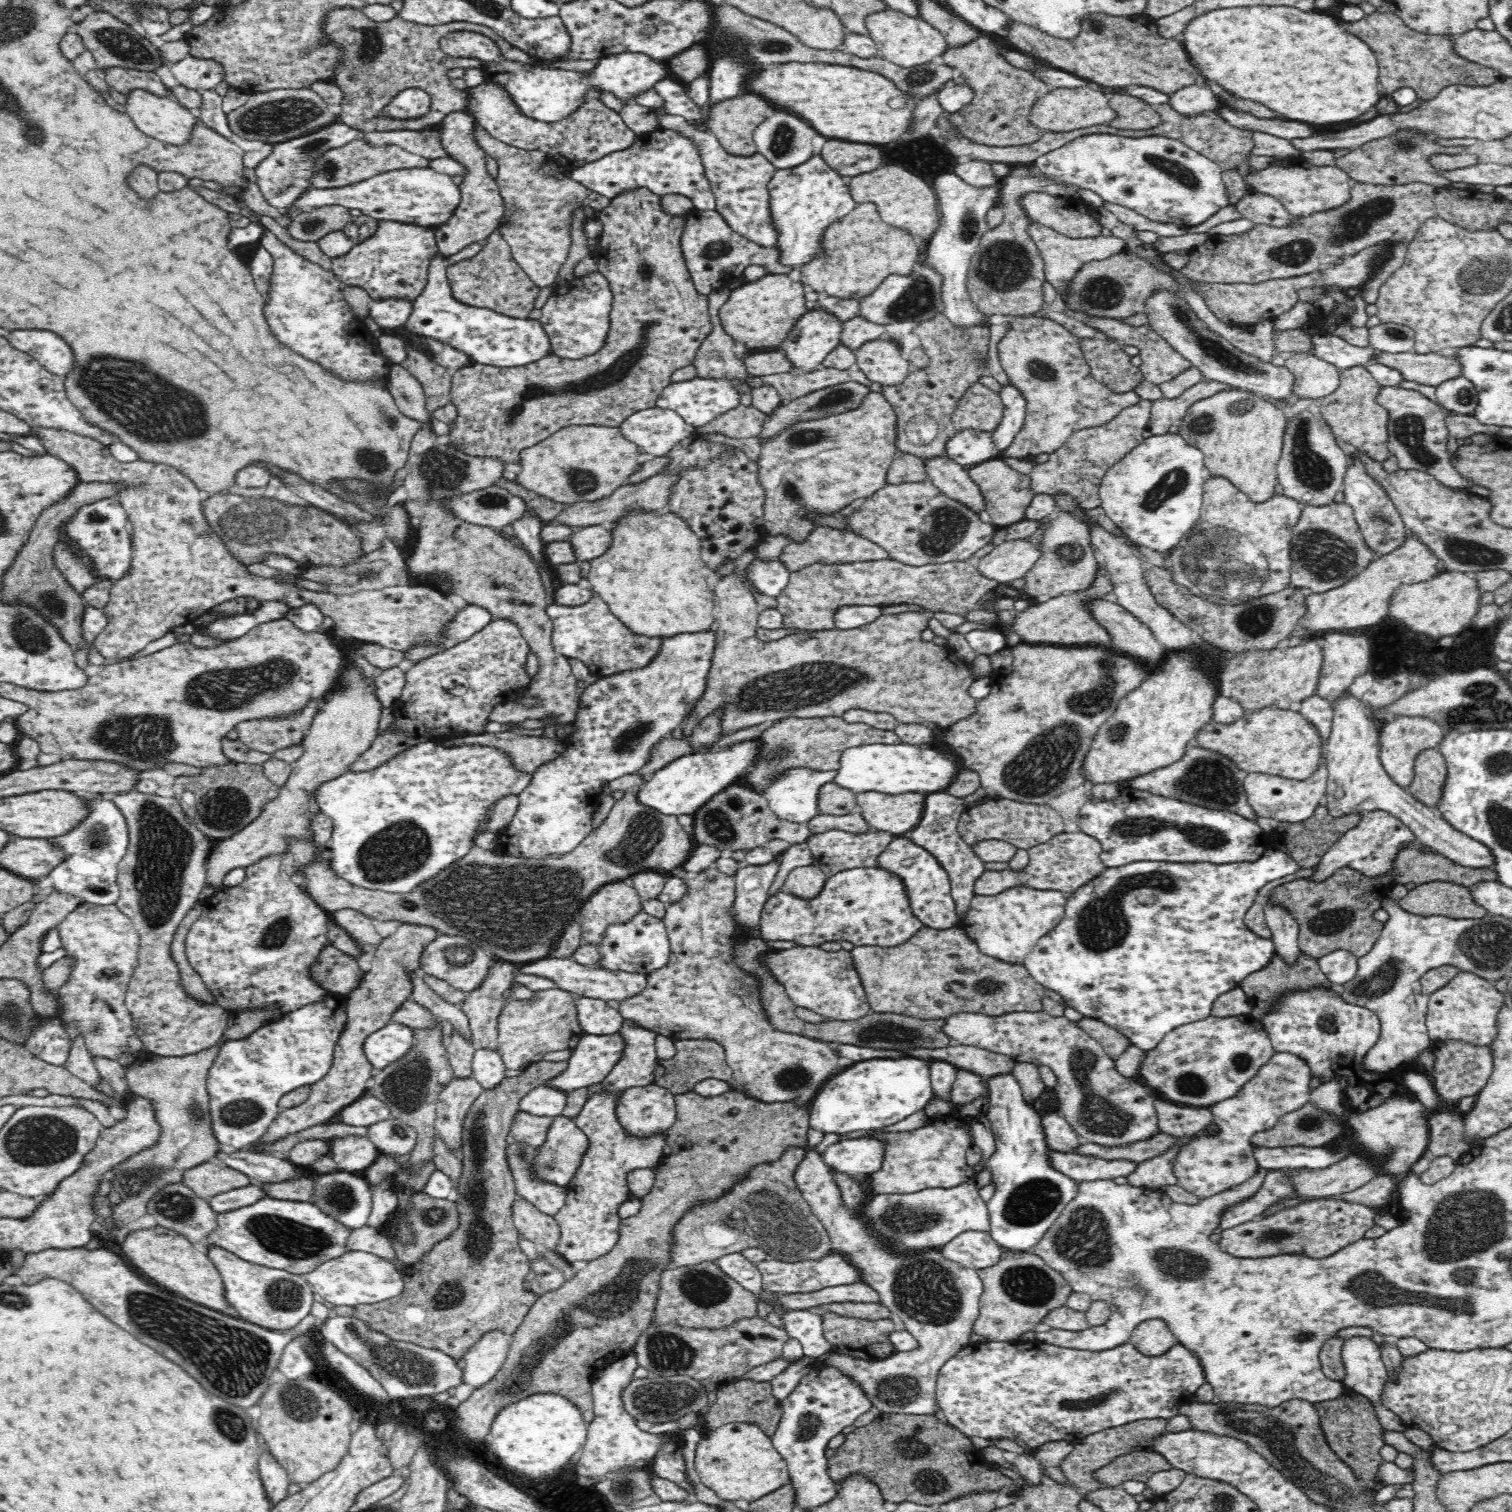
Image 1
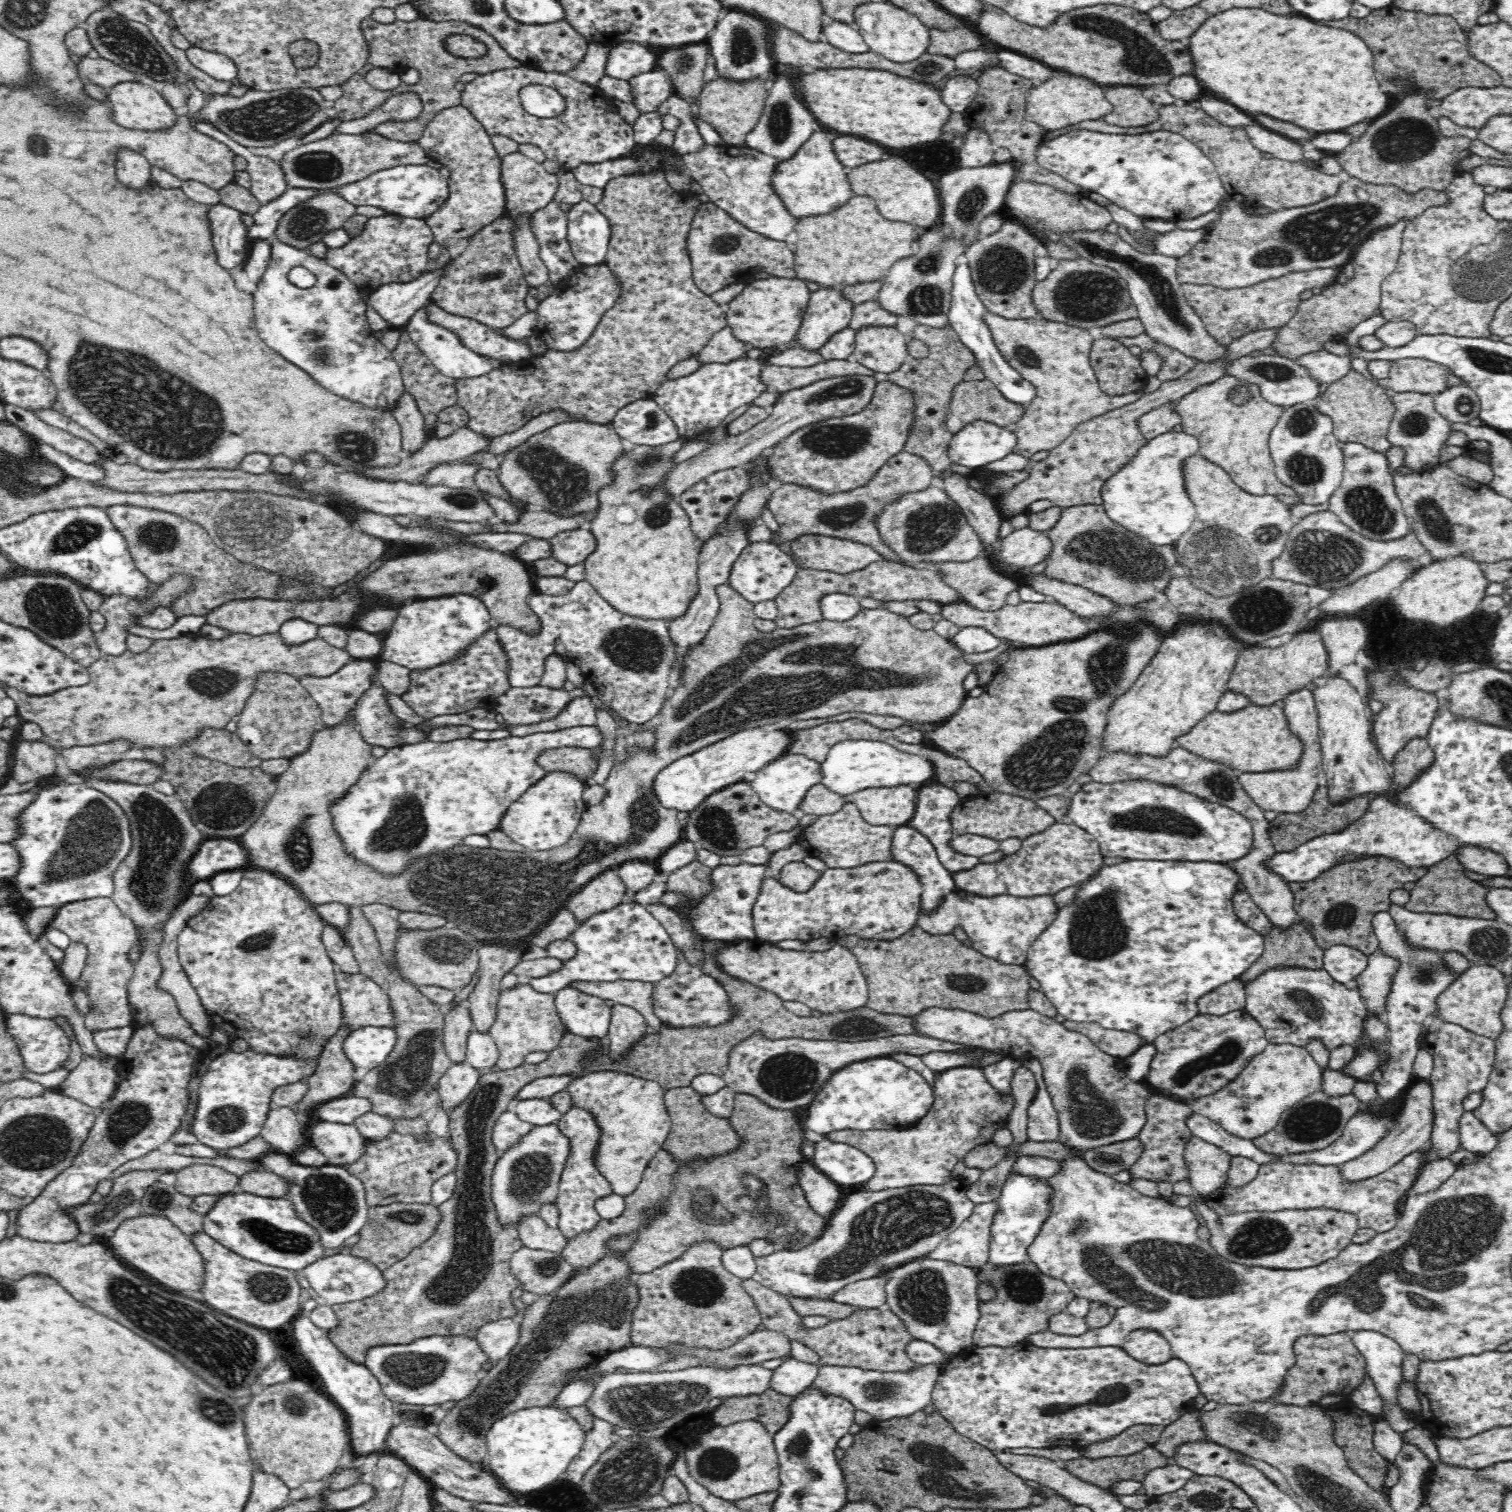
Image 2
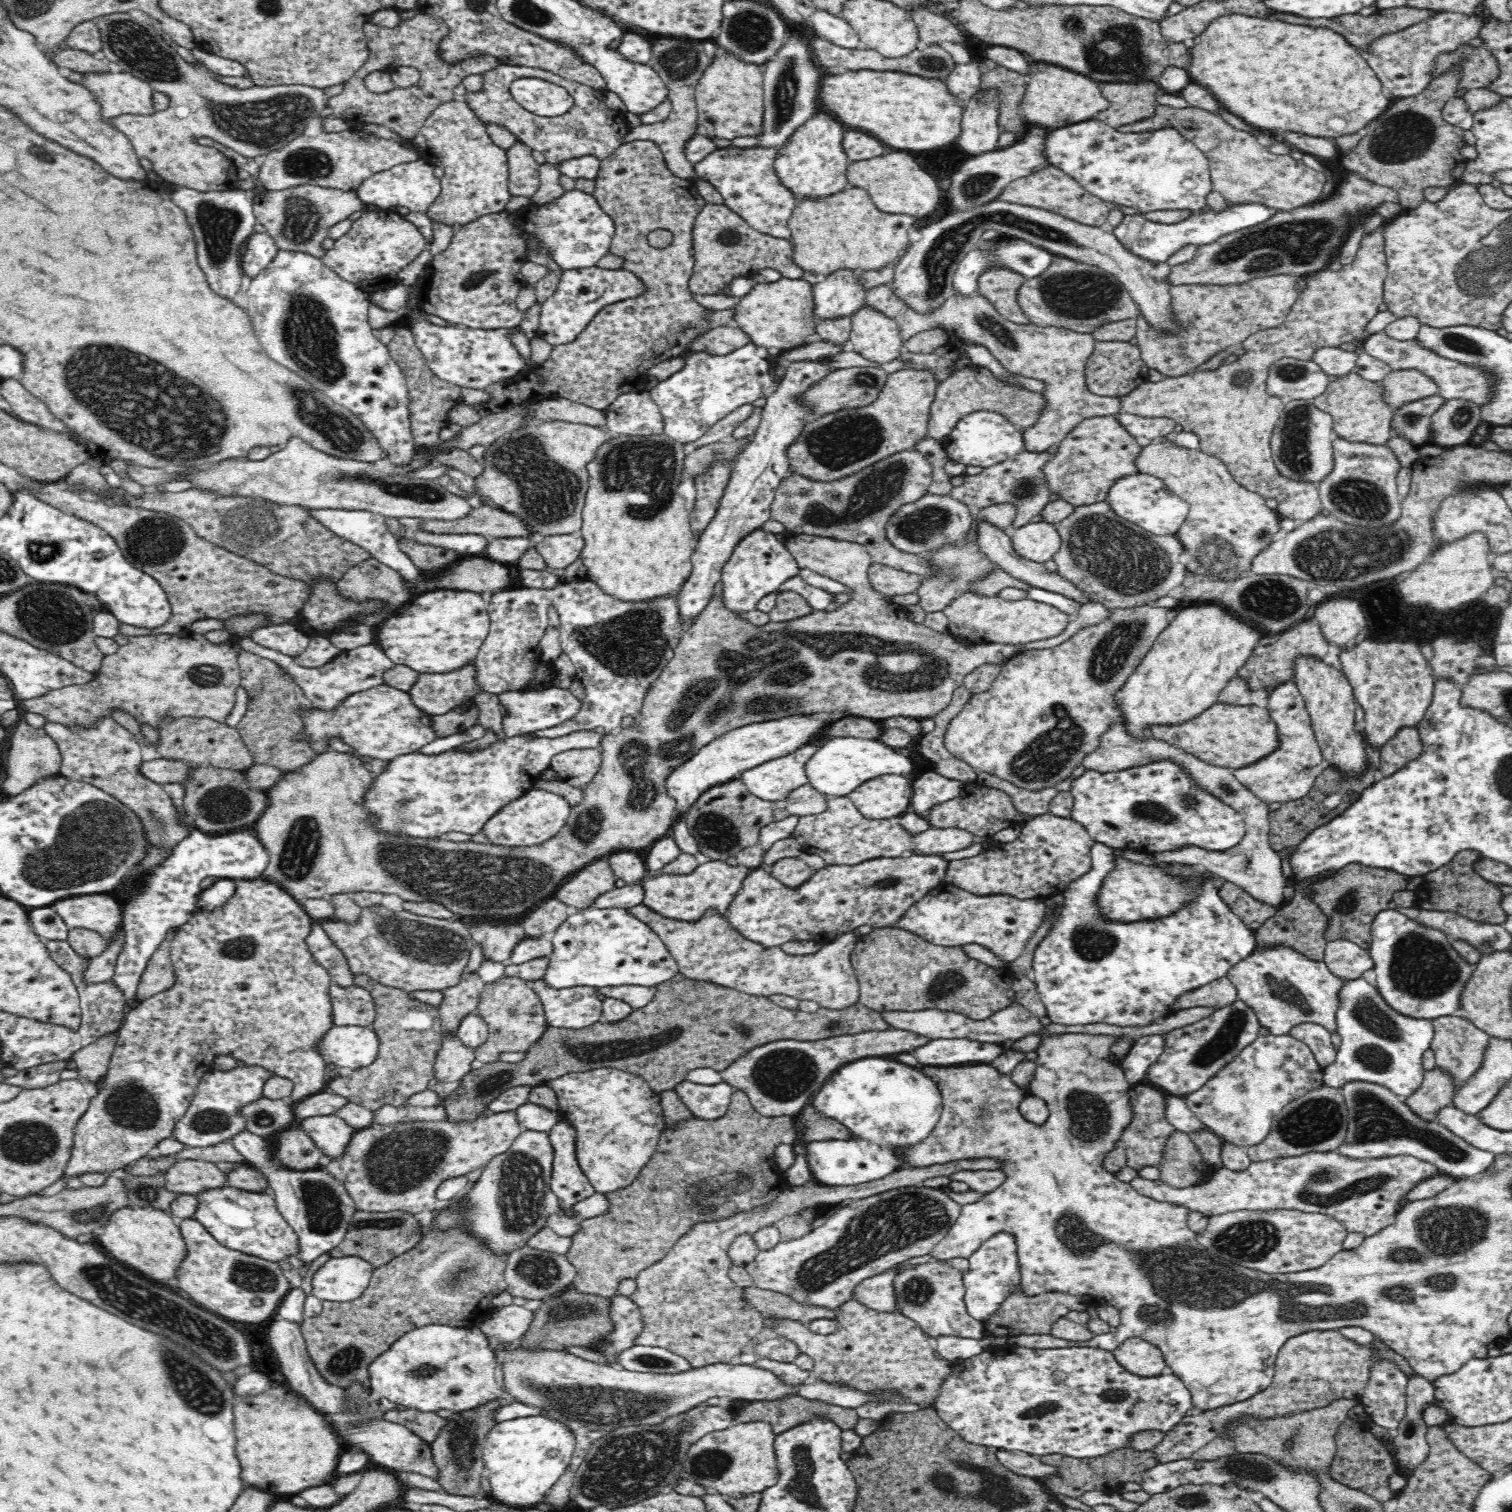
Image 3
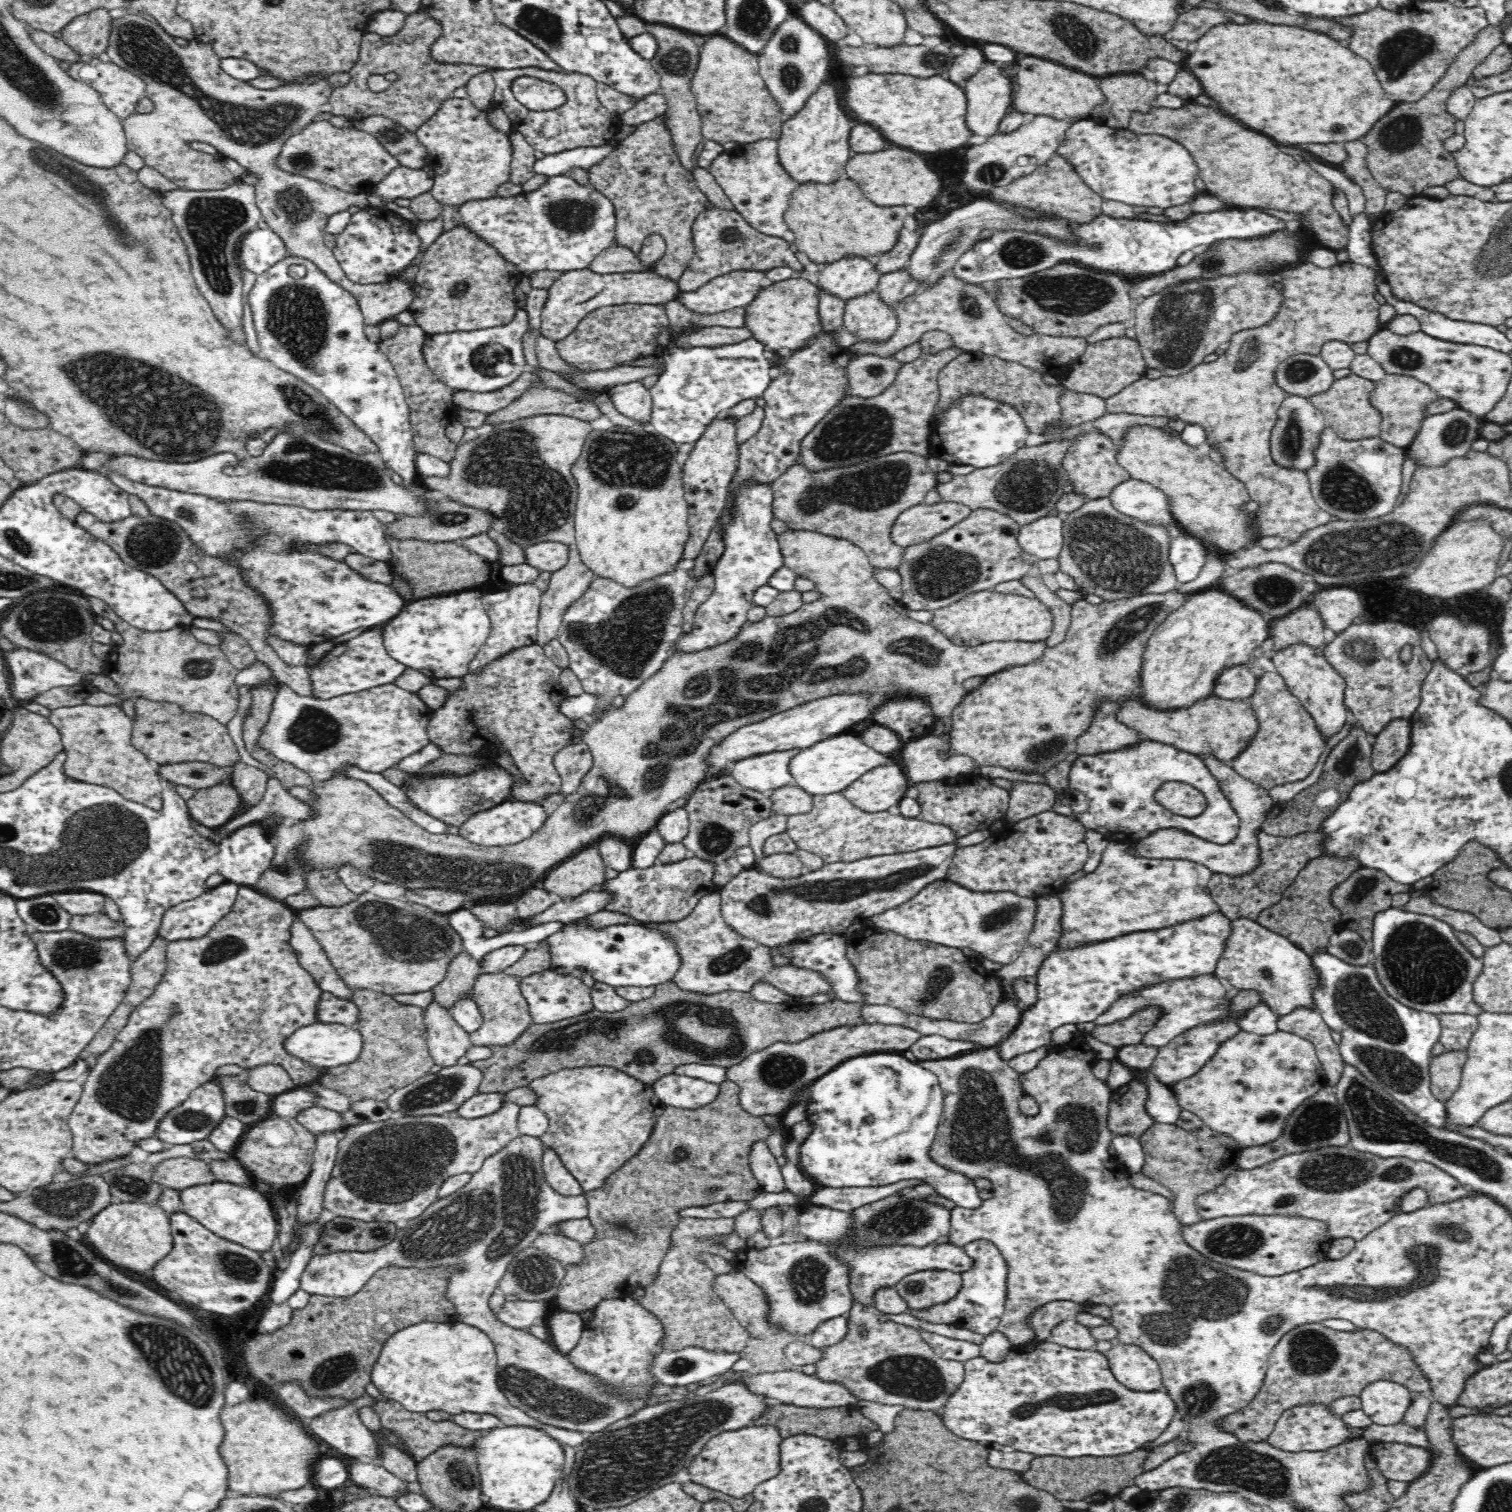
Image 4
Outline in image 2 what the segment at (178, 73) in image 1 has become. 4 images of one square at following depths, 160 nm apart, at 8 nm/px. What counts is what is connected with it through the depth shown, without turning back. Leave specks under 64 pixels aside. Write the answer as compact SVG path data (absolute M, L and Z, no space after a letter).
M192 46L186 49L185 53L196 68L212 76L215 80L228 82L237 78L234 61L223 54Z

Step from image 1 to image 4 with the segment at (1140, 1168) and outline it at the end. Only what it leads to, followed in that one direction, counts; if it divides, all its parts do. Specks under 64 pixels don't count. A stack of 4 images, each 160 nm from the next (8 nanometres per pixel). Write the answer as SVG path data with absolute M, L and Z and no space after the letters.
M1136 1080L1118 1086L1112 1092L1107 1121L1113 1135L1130 1135L1139 1141L1139 1138L1156 1123L1155 1119L1149 1116L1145 1105L1148 1095L1147 1086Z

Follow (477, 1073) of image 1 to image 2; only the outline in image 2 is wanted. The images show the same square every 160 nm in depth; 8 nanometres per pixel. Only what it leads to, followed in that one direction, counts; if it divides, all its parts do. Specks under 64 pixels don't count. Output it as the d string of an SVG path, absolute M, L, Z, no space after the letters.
M472 1031L468 1038L466 1062L470 1063L480 1074L489 1073L499 1059L499 1050L488 1033Z

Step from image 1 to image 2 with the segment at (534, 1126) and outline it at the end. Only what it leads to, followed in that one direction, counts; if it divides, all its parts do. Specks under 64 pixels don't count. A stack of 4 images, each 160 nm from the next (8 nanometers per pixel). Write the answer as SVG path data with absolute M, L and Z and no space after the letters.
M506 1110L493 1128L493 1143L496 1148L507 1151L517 1145L519 1140L533 1128L534 1125L524 1122L516 1113Z

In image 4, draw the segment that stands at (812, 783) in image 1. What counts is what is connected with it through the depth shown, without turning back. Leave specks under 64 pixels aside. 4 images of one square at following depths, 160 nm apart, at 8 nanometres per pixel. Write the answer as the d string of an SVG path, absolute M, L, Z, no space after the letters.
M792 749L754 755L752 758L734 763L731 776L745 788L770 794L774 790L795 784L790 773L790 762L800 751Z

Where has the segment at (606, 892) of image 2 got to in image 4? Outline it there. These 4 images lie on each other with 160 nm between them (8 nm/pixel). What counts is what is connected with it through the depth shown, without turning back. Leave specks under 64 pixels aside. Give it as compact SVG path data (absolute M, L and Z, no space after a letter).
M586 847L552 868L541 887L558 897L576 900L578 896L606 884L605 870L606 866L597 847Z

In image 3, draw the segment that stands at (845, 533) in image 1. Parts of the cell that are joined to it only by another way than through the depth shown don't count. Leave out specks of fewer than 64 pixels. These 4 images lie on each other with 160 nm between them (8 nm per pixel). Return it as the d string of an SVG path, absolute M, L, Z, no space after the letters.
M788 533L785 537L785 547L792 553L800 568L809 568L813 572L828 576L836 582L846 584L852 588L852 600L847 604L841 605L834 611L812 611L809 615L797 618L788 622L768 622L764 626L757 627L750 623L742 614L733 612L722 602L723 584L715 584L712 598L708 606L698 615L698 618L686 626L684 634L681 636L678 646L675 648L674 656L665 666L662 674L654 681L649 691L644 697L641 711L634 716L634 724L629 729L620 728L616 732L606 732L602 737L601 756L602 762L599 772L594 776L594 780L584 787L584 801L582 804L571 808L566 826L558 836L537 844L525 847L509 847L502 845L482 844L475 841L453 842L445 839L422 839L422 838L401 838L392 834L381 834L371 828L369 824L368 813L362 808L365 802L366 792L372 785L376 776L366 766L366 758L350 747L350 752L340 752L339 750L329 750L316 754L316 757L308 762L302 769L284 774L283 778L267 791L270 802L265 808L260 820L252 826L256 839L262 843L268 853L268 864L261 878L270 880L280 885L287 894L290 894L298 903L305 902L308 899L328 899L336 894L362 894L362 892L372 892L373 894L398 895L404 902L436 902L446 909L452 911L452 914L459 914L462 920L470 921L490 921L494 923L522 921L534 907L540 906L546 900L554 899L558 887L564 884L574 873L582 870L586 865L597 861L598 859L608 858L612 853L618 851L634 851L635 853L644 848L648 848L653 842L662 838L671 836L672 826L680 818L676 812L678 808L676 802L666 793L666 780L669 775L682 764L690 761L703 746L712 742L715 738L726 734L729 730L737 729L755 722L768 722L774 719L789 717L790 715L810 715L814 712L850 712L858 714L864 718L892 718L892 716L910 716L910 718L932 718L944 710L952 702L952 692L962 686L964 677L976 670L978 666L991 662L992 664L1002 664L1016 653L1024 651L1020 645L1007 645L1000 643L988 643L983 645L972 645L966 647L960 645L958 641L950 634L940 634L923 624L916 624L908 620L903 606L892 601L887 602L886 597L880 594L870 585L868 581L868 569L873 563L867 548L858 543L836 540L821 536Z

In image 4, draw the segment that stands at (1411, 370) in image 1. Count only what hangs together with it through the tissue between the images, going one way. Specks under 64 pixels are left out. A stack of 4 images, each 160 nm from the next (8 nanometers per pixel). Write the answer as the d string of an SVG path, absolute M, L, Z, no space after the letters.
M1386 373L1382 380L1375 383L1376 388L1371 392L1370 402L1382 414L1381 439L1397 447L1409 447L1425 418L1424 408L1426 404L1438 400L1440 396L1425 382L1404 374Z

